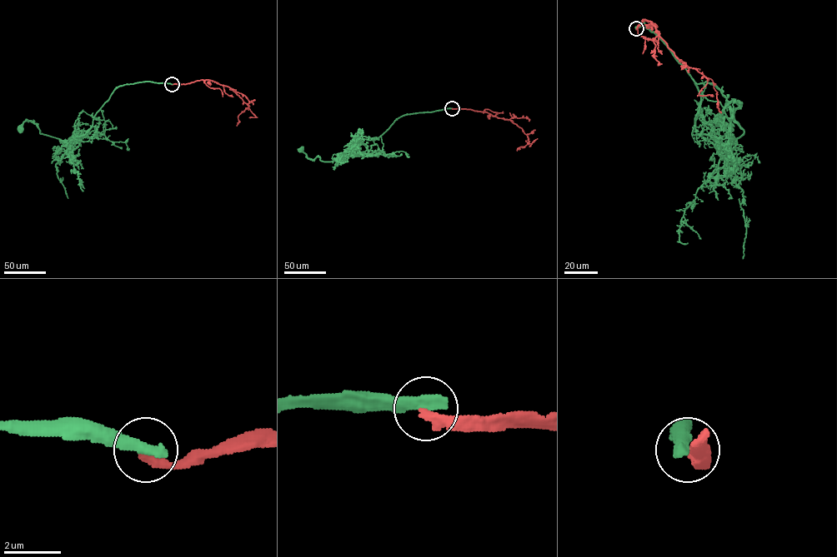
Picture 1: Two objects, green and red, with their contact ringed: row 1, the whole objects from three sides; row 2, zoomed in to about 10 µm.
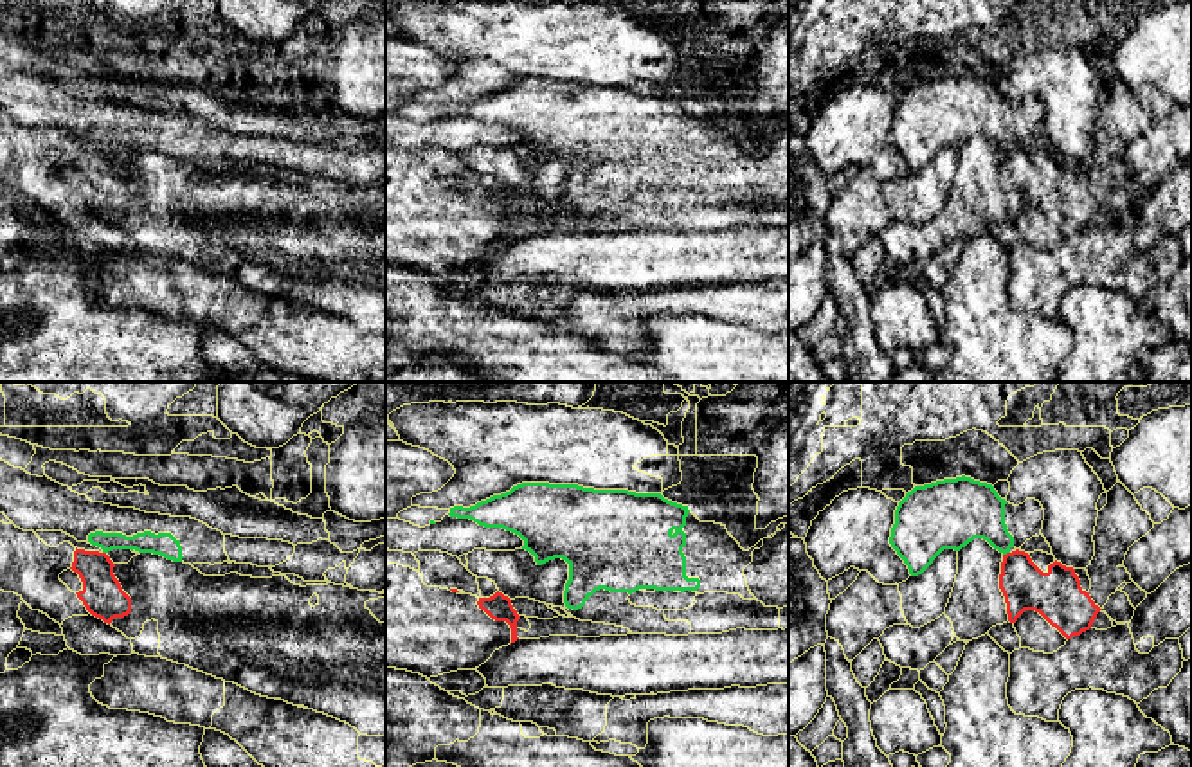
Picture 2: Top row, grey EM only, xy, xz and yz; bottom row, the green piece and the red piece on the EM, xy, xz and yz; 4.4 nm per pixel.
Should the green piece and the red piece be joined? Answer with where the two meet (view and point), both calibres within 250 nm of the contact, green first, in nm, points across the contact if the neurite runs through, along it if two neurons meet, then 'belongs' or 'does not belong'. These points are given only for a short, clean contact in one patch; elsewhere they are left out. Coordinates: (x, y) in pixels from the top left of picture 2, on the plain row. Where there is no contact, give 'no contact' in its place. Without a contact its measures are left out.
meets green in yz at (1005, 150); 260 nm thick on the green side, 200 nm on the other; border along yz (1009, 148), (1003, 152); does not belong

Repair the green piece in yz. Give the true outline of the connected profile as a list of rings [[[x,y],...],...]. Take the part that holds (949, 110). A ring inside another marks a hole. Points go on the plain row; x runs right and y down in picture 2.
[[[971,74],[915,83],[899,99],[889,140],[911,173],[922,171],[944,146],[960,148],[974,135],[1007,151],[1043,126],[1044,106],[1026,95],[1014,103],[992,81]]]

